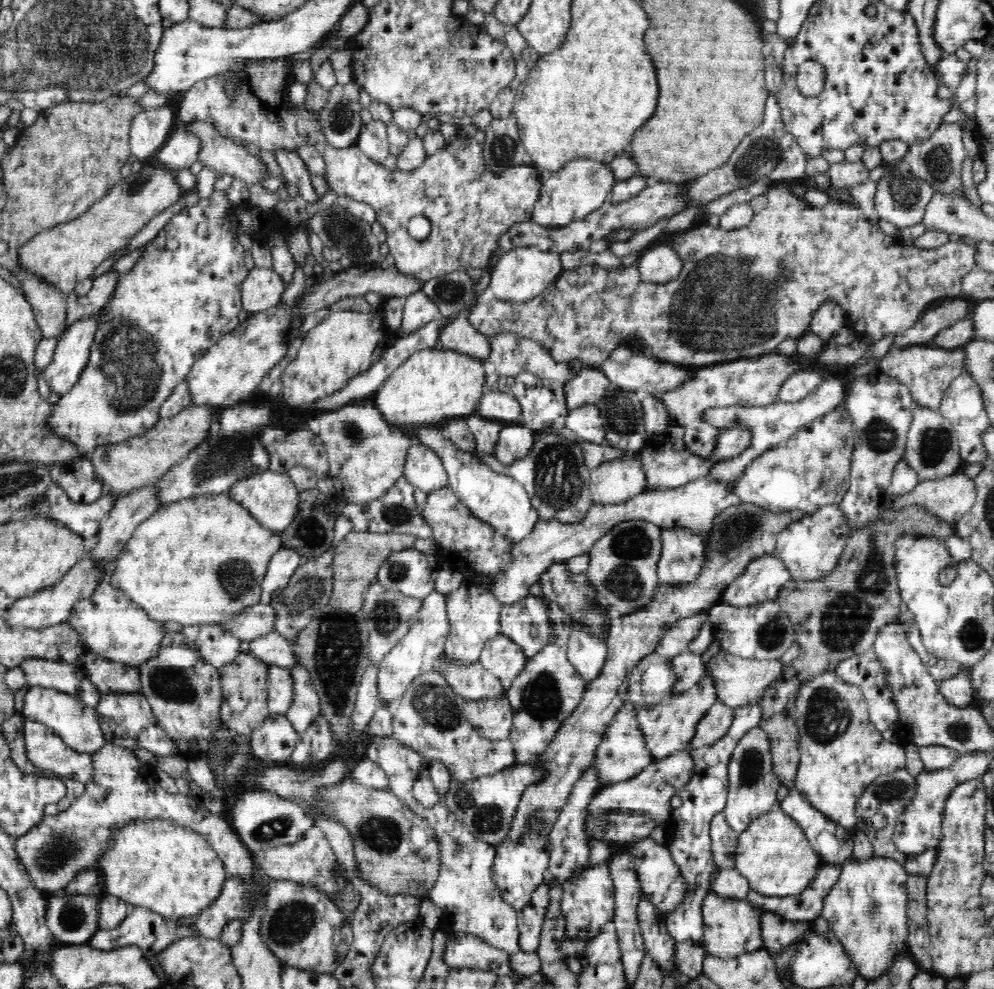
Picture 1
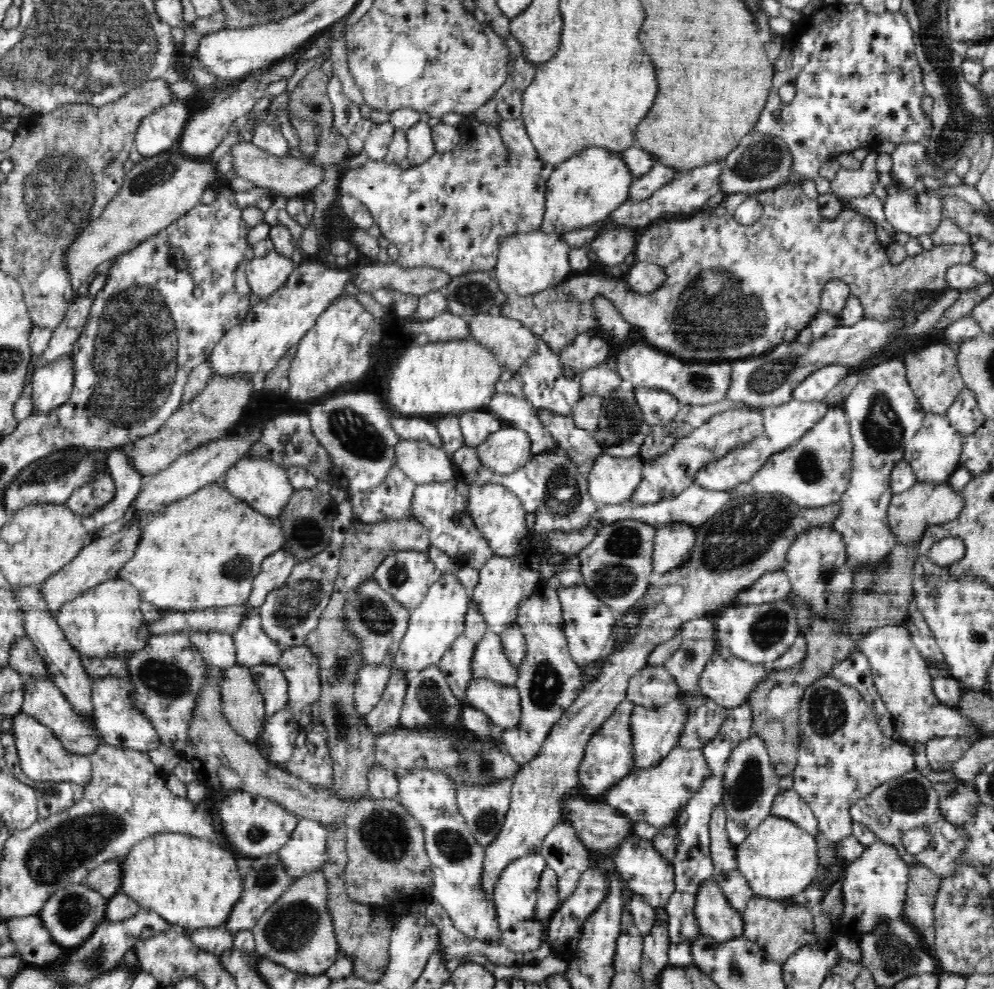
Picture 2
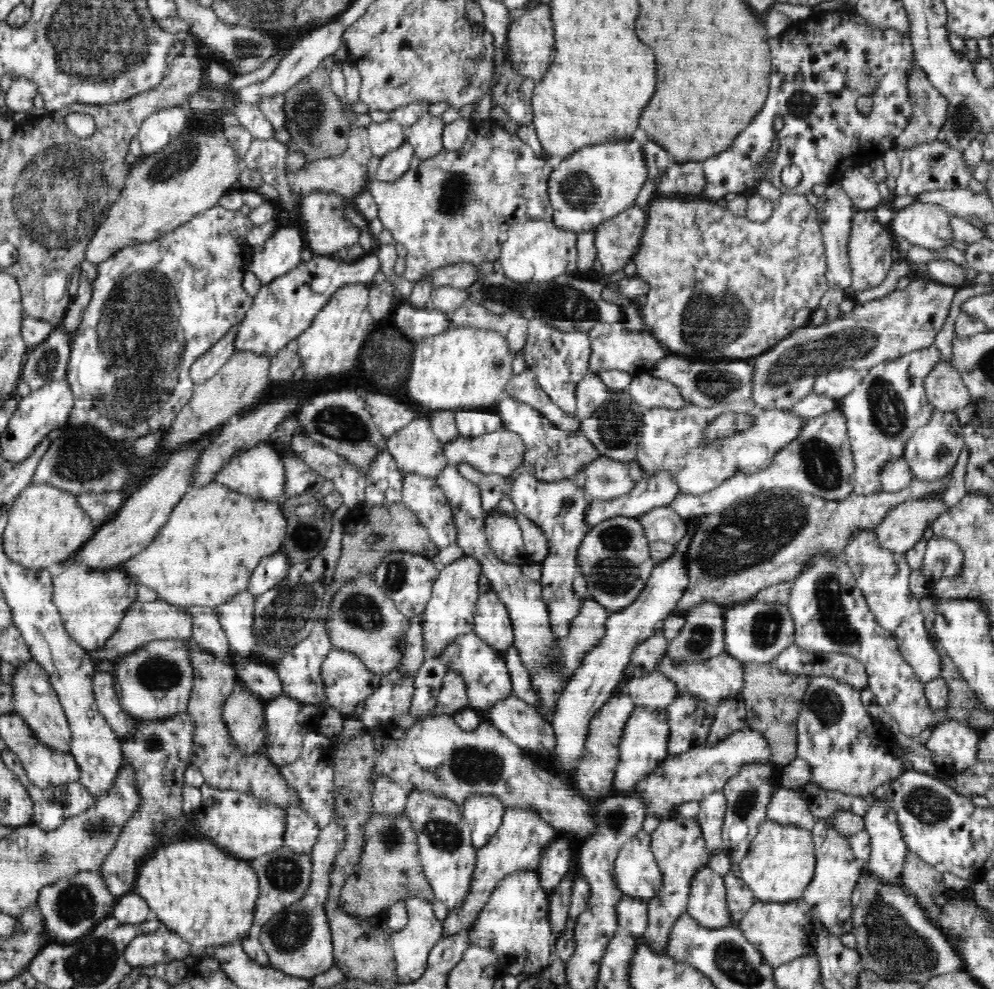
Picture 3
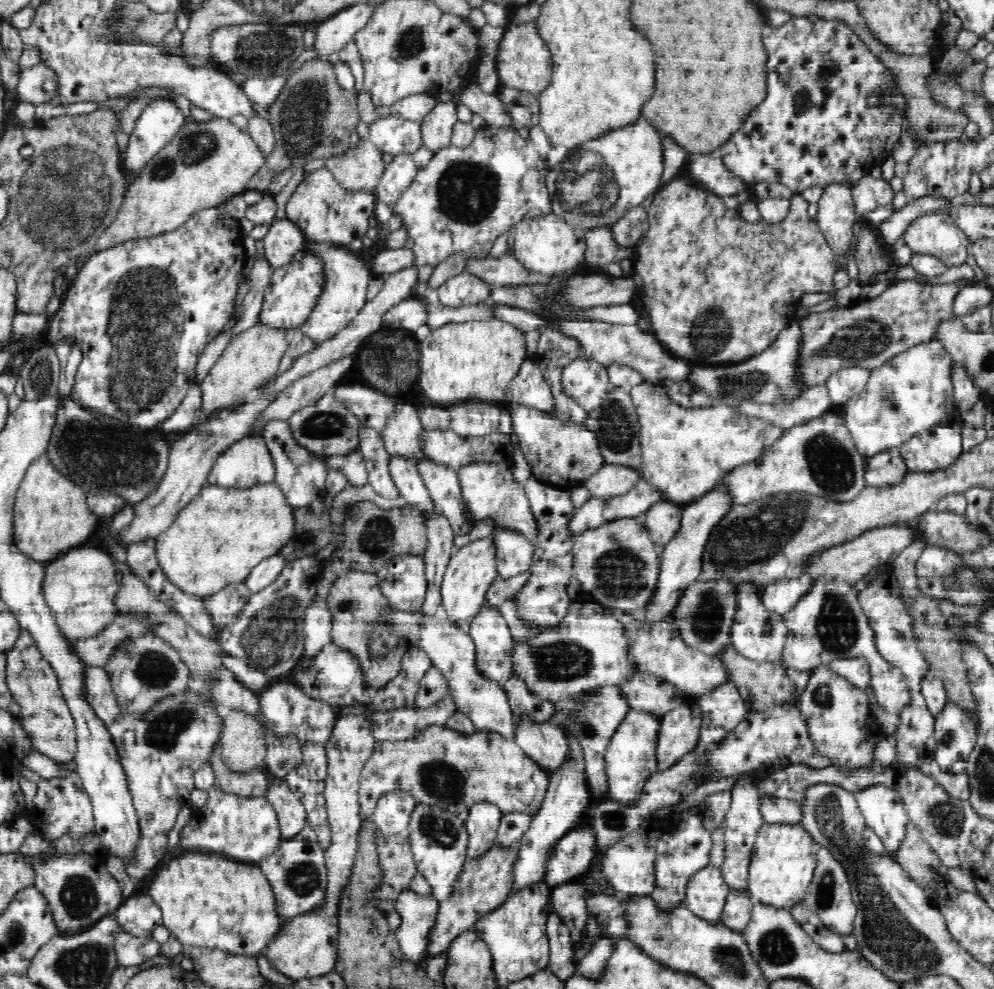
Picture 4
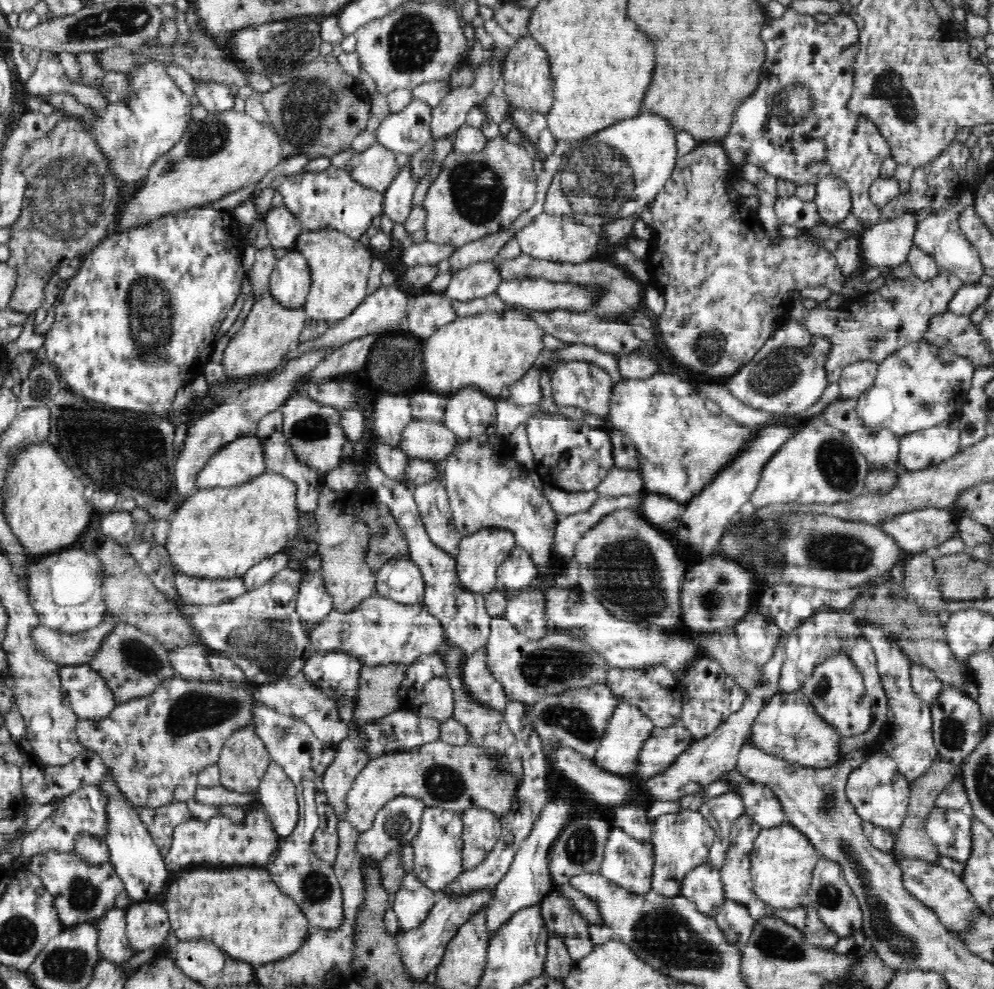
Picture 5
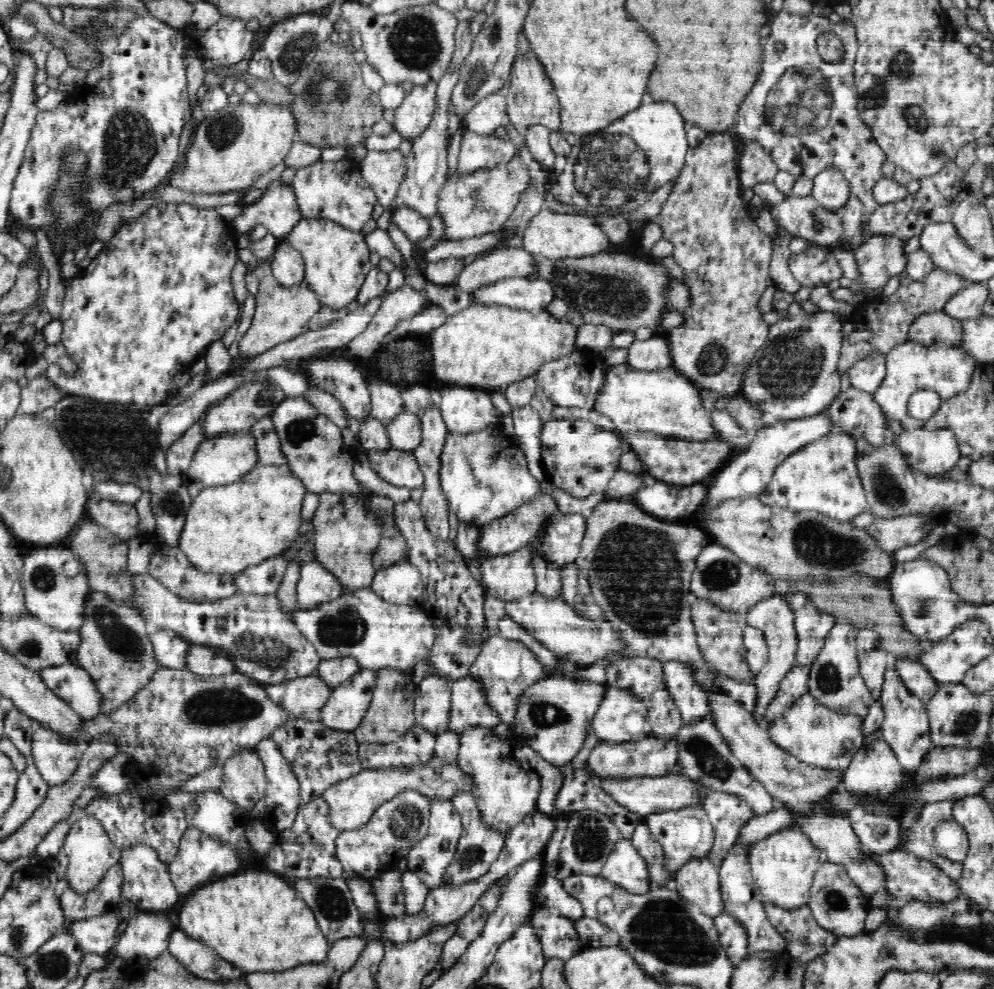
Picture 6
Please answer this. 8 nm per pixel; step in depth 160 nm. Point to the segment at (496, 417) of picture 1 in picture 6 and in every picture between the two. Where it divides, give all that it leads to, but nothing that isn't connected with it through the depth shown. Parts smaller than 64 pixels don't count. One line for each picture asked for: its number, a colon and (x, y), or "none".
2: (516, 412)
3: (551, 454)
4: (564, 454)
5: (573, 456)
6: (580, 459)

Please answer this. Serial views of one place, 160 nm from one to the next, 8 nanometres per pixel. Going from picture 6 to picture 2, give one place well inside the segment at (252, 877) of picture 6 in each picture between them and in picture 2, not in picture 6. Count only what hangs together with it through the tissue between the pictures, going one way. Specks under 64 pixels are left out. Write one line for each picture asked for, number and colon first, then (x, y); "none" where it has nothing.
2: (192, 883)
3: (208, 898)
4: (208, 901)
5: (241, 910)

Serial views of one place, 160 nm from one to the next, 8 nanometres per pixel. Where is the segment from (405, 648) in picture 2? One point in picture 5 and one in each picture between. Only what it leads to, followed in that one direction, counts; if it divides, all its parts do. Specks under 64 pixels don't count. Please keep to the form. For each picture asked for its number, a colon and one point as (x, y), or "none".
3: (449, 613)
4: (472, 569)
5: (479, 555)

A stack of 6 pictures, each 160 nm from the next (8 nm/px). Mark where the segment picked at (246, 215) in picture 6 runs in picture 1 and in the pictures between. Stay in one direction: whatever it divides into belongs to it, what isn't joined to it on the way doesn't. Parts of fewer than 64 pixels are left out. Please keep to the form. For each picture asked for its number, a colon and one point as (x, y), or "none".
1: (263, 287)
2: (264, 275)
3: (282, 252)
4: (284, 242)
5: (283, 228)

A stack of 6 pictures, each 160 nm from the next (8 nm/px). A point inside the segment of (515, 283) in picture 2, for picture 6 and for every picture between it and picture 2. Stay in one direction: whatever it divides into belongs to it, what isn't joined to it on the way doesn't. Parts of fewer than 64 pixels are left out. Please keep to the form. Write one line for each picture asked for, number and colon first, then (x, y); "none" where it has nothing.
3: (536, 251)
4: (546, 244)
5: (558, 238)
6: (549, 235)

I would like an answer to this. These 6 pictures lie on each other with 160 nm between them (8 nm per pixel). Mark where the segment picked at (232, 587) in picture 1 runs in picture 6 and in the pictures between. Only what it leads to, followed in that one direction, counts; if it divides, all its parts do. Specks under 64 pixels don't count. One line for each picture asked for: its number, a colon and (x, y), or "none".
2: (218, 543)
3: (212, 542)
4: (216, 540)
5: (219, 532)
6: (229, 528)

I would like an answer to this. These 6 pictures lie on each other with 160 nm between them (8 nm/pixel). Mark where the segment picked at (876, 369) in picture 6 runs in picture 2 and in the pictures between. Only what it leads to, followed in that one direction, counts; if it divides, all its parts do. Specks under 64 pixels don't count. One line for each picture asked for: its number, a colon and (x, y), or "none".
2: (818, 384)
3: (836, 384)
4: (842, 385)
5: (857, 378)

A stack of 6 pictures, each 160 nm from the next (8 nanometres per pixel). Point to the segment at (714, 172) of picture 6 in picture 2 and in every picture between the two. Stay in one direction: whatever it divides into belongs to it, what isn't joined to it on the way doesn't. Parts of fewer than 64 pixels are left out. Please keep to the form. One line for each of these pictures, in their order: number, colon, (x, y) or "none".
2: (732, 286)
3: (719, 285)
4: (719, 289)
5: (727, 287)

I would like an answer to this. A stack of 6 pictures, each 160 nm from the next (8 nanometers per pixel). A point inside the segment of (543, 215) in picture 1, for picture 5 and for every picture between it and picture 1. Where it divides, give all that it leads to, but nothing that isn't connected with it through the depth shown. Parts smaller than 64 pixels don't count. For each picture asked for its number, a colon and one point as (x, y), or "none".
2: (582, 191)
3: (595, 183)
4: (598, 182)
5: (617, 172)

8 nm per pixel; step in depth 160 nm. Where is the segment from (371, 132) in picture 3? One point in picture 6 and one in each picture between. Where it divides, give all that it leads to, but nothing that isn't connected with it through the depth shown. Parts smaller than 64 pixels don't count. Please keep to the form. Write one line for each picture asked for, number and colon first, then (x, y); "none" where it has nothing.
4: (396, 135)
5: (407, 131)
6: (414, 115)

